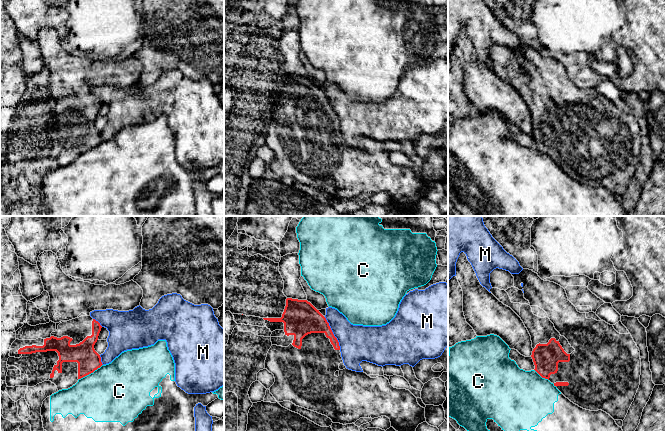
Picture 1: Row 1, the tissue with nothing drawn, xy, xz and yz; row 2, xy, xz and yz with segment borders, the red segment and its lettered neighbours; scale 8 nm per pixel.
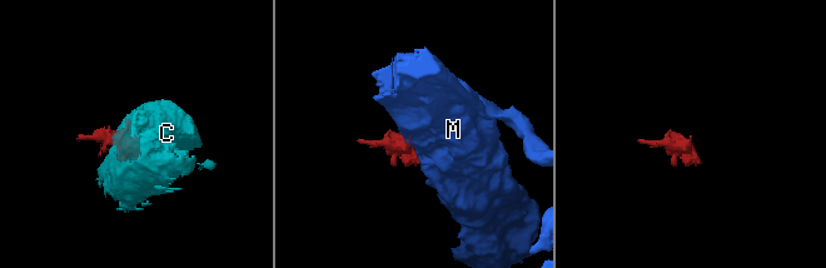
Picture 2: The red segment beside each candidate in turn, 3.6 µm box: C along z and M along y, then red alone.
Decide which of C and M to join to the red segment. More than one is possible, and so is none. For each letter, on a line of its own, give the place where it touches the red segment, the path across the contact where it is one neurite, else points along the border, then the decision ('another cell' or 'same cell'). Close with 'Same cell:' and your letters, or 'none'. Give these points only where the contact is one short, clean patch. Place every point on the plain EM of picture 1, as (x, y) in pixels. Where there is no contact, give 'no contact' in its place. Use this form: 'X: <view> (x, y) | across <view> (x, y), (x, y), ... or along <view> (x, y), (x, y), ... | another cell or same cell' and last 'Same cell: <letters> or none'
C: xy (90, 149) | along xy (102, 140), (79, 155) | another cell
M: xz (332, 109) | another cell
Same cell: none

